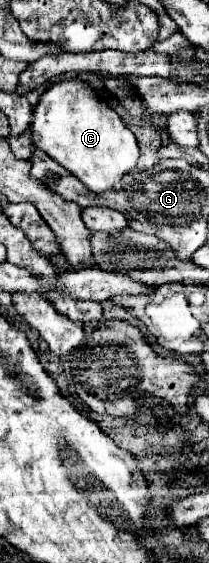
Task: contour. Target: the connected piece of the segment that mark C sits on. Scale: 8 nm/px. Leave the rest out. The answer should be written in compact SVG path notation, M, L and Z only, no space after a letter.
M66 79L60 83L50 85L44 93L38 95L34 103L34 121L32 121L32 141L34 145L48 153L54 161L58 161L64 169L68 169L72 175L76 175L92 193L104 193L108 189L114 189L120 181L138 161L140 149L136 143L134 133L124 125L122 117L98 95L98 91L78 79Z

